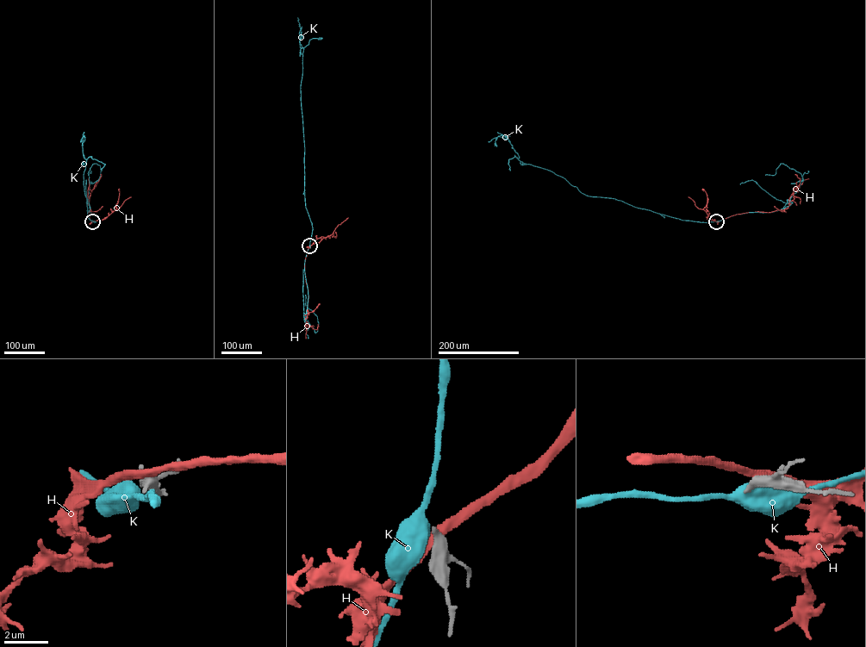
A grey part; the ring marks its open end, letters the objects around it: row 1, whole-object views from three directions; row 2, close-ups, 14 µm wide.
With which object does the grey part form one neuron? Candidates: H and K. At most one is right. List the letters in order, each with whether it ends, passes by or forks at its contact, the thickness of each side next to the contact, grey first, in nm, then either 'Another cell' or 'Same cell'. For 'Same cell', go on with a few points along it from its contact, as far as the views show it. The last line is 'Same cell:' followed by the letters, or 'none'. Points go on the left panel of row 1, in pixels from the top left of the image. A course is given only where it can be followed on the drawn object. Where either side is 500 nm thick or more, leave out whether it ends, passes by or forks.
H: It passes by. Thickness 360 nm (grey) against 400 nm. Another cell
K: Thickness 360 nm (grey) against 550 nm. Another cell
Same cell: none

